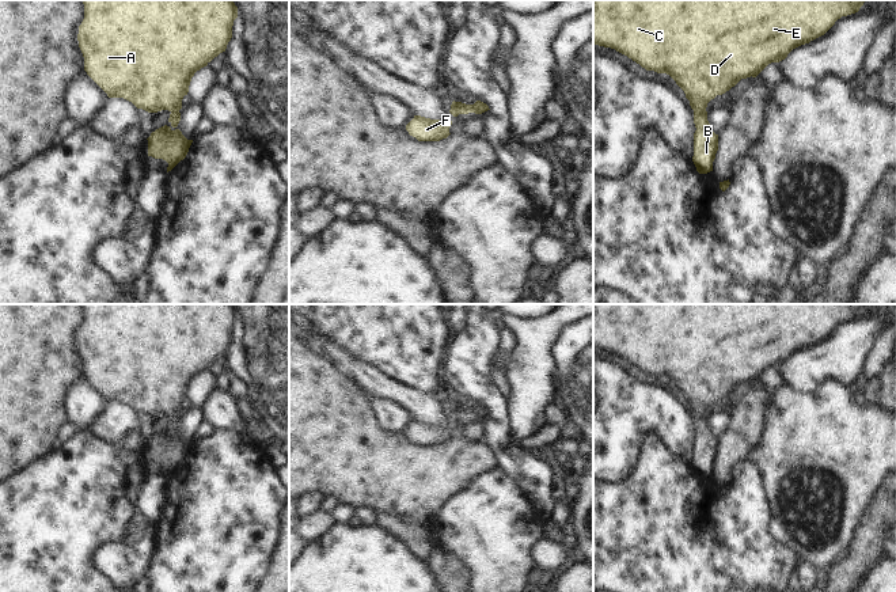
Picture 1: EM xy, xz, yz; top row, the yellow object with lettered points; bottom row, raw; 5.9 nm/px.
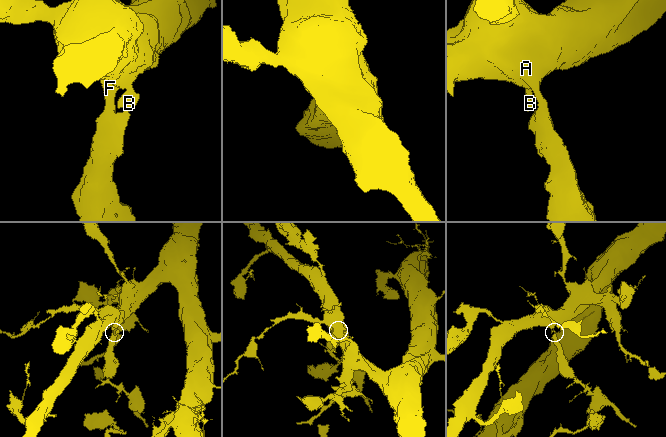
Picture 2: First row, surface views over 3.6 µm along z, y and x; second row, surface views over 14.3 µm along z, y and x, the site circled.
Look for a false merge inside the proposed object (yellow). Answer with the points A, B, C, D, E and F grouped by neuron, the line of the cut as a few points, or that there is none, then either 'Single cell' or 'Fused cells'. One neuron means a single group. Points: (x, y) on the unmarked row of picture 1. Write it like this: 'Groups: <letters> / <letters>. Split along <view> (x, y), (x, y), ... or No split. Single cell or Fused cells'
Groups: A B C D E F. No split. Single cell.

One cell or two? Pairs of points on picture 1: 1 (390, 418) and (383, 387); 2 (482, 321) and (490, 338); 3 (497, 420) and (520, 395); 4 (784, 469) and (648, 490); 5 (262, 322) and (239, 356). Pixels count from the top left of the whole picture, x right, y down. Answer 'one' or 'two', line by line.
1: two
2: one
3: two
4: two
5: one

